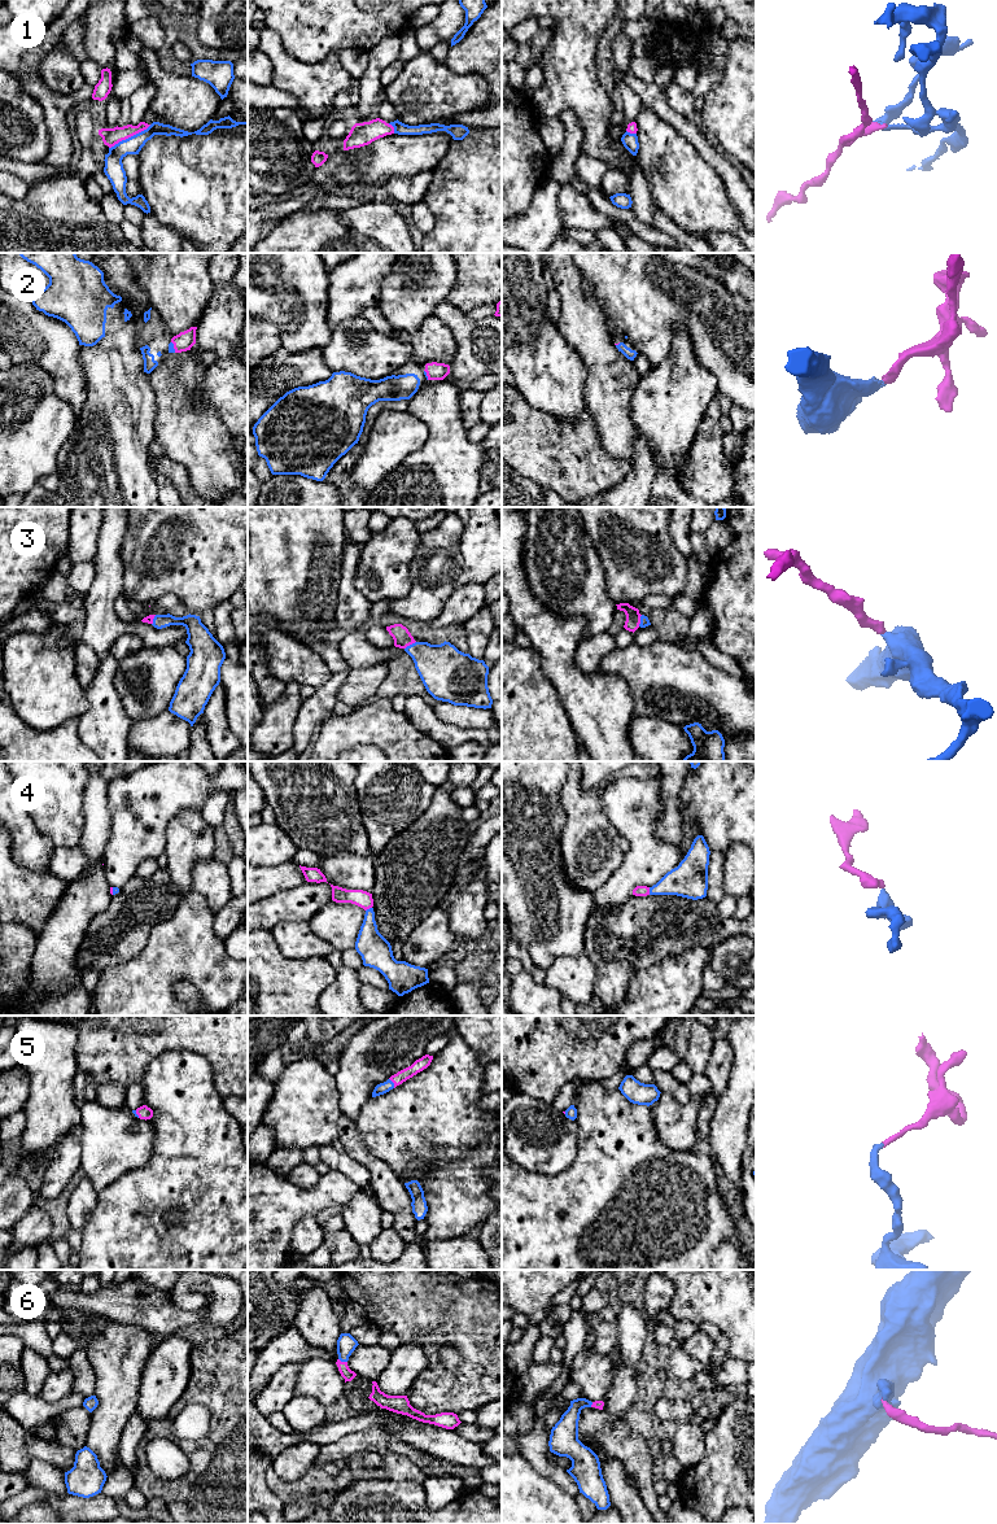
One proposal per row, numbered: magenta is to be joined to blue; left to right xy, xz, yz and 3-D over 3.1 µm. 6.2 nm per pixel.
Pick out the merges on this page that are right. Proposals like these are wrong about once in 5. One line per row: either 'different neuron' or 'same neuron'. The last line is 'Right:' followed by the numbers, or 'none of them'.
1: different neuron
2: same neuron
3: same neuron
4: same neuron
5: same neuron
6: same neuron
Right: 2, 3, 4, 5, 6

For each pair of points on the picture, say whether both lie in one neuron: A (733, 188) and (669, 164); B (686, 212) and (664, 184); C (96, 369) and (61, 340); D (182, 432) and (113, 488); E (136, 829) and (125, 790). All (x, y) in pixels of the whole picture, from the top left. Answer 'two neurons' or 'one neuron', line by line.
A: two neurons
B: one neuron
C: two neurons
D: two neurons
E: one neuron

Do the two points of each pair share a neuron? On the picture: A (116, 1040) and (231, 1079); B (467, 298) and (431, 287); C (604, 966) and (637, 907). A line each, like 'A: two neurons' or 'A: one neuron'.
A: one neuron
B: two neurons
C: one neuron

